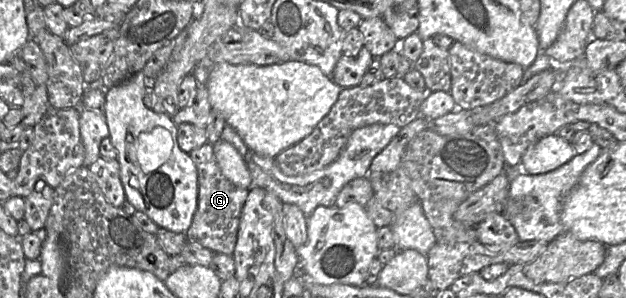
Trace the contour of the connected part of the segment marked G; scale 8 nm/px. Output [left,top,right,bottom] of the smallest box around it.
[186,142,250,255]

